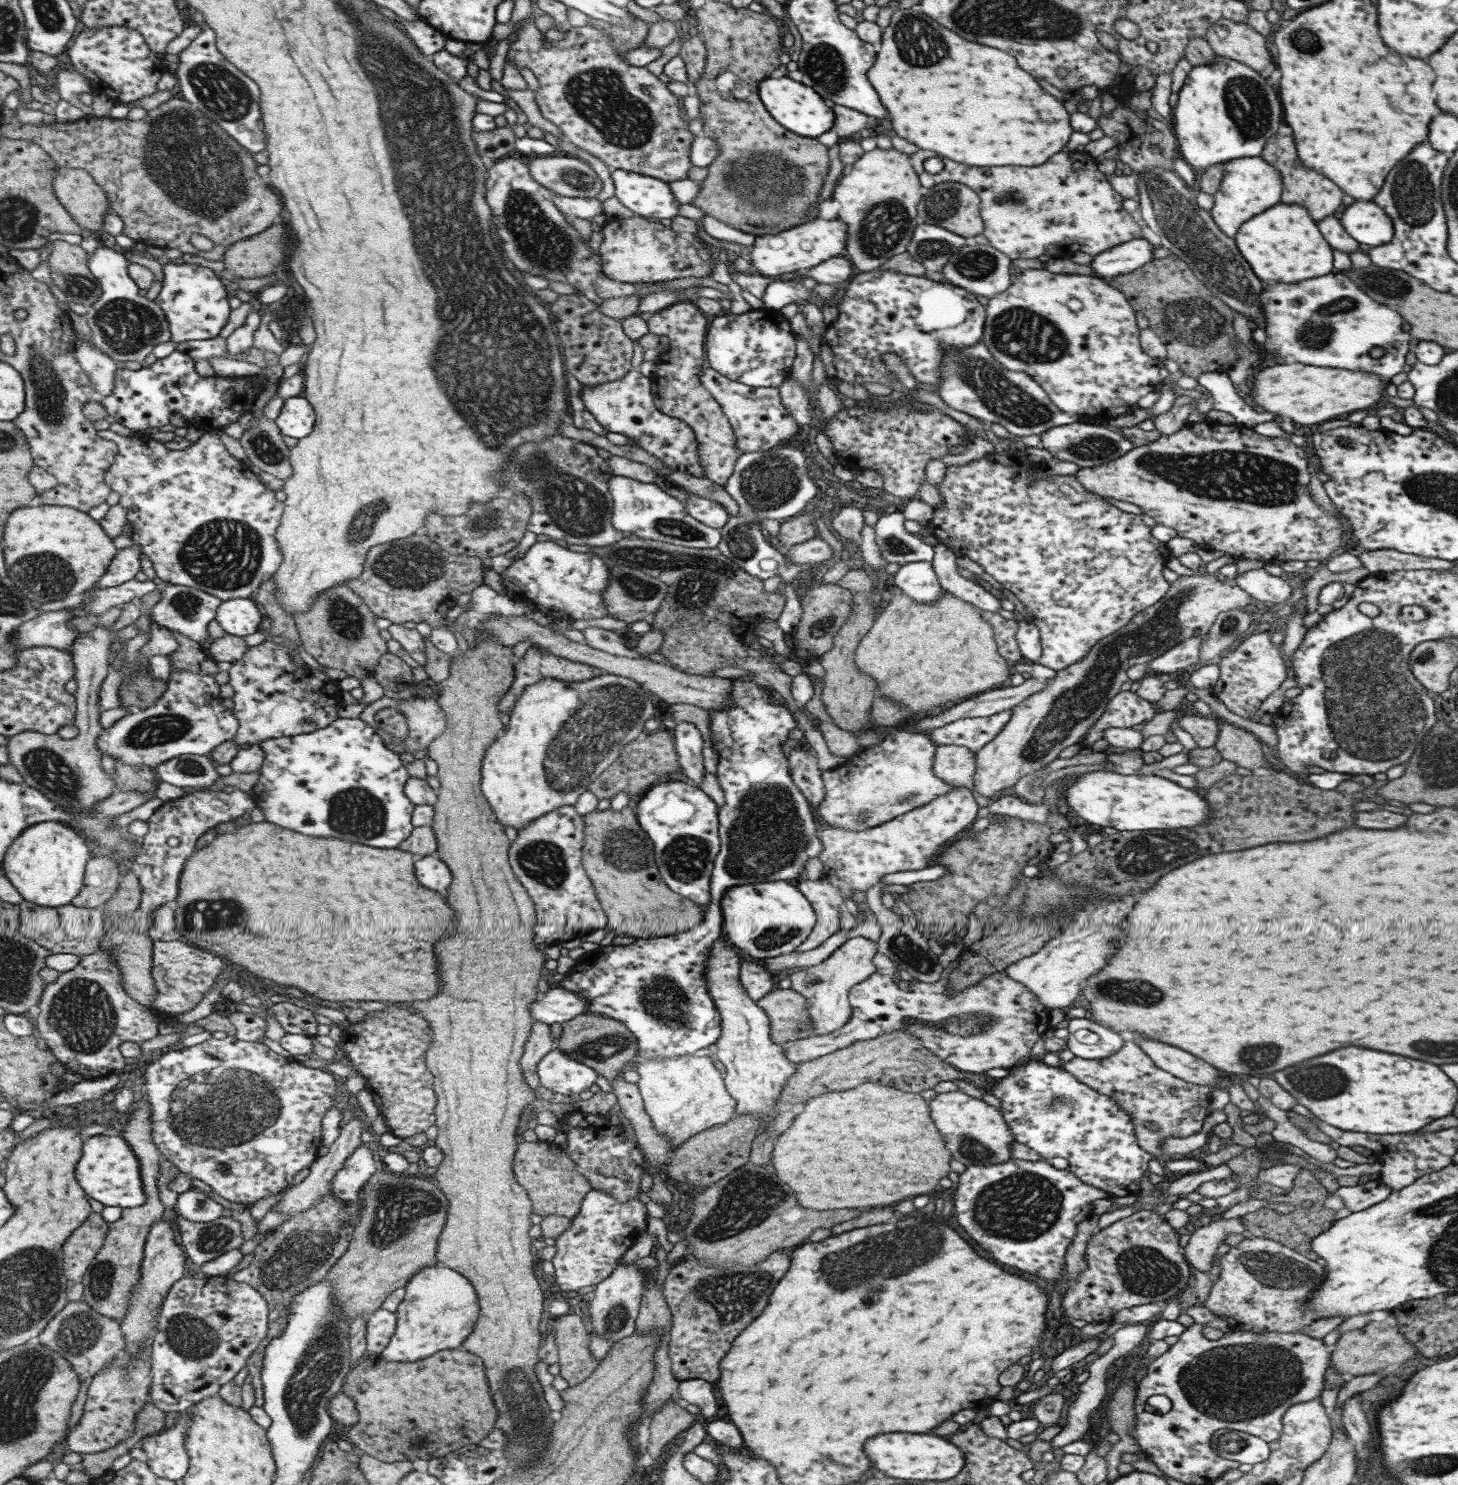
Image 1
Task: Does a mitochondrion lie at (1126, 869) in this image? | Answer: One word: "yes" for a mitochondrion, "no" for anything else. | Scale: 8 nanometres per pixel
yes

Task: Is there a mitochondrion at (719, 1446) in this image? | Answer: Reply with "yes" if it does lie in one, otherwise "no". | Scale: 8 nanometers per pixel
no

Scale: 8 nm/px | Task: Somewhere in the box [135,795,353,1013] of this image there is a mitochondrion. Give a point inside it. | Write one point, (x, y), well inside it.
(197, 917)

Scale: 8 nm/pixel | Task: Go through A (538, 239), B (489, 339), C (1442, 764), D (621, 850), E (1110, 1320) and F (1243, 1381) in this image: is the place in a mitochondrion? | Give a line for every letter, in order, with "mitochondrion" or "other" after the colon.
A: mitochondrion
B: mitochondrion
C: mitochondrion
D: mitochondrion
E: other
F: mitochondrion

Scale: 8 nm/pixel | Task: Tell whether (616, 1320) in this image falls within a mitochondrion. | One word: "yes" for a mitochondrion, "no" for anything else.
yes

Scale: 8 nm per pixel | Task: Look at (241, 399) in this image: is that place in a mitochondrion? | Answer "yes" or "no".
no

